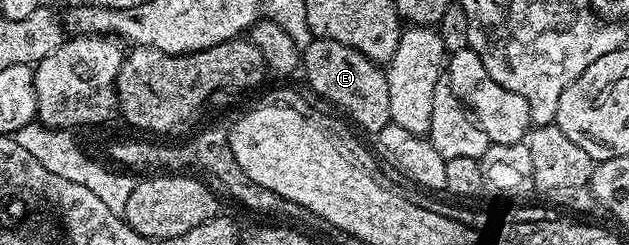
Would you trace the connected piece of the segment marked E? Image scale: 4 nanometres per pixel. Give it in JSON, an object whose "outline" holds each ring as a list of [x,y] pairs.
{"outline":[[[313,37],[302,51],[303,71],[313,93],[341,107],[356,127],[377,133],[390,122],[390,89],[385,68],[371,63],[358,49],[350,49],[342,41]]]}

